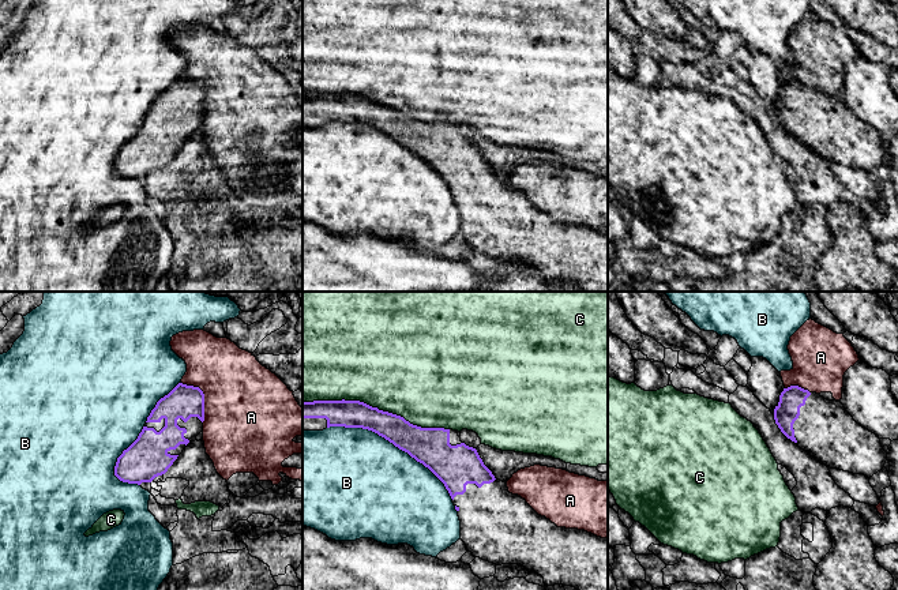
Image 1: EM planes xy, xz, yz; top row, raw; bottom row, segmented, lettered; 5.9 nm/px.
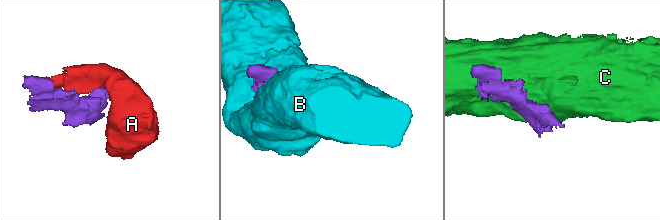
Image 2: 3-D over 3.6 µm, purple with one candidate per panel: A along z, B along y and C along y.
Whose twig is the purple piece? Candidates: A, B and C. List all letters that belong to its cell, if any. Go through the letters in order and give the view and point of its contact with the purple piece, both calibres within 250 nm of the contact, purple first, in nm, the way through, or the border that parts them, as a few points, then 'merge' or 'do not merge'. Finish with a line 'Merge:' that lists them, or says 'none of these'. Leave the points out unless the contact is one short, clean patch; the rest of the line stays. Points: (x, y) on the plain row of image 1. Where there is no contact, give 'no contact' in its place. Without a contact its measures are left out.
A: meets purple in xy at (203, 91); 190 nm thick on the purple side, 480 nm on the other; border along xy (181, 76), (196, 81), (202, 86), (203, 116); do not merge
B: meets purple in xz at (393, 138); 220 nm thick on the purple side, 500 nm on the other; do not merge
C: meets purple in xz at (376, 102); 160 nm thick on the purple side, 500 nm on the other; do not merge
Merge: none of these

